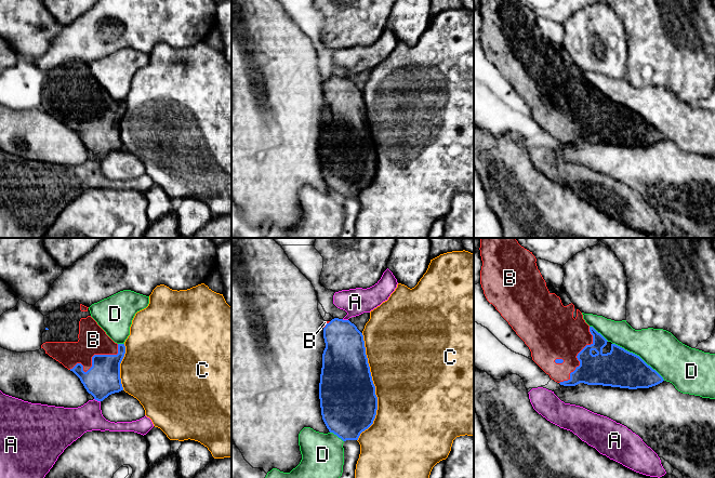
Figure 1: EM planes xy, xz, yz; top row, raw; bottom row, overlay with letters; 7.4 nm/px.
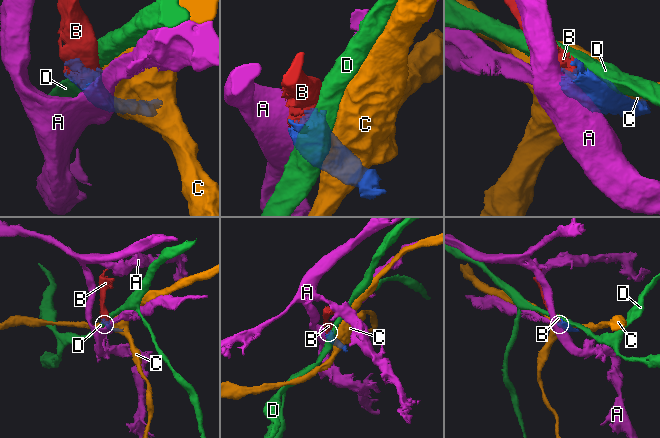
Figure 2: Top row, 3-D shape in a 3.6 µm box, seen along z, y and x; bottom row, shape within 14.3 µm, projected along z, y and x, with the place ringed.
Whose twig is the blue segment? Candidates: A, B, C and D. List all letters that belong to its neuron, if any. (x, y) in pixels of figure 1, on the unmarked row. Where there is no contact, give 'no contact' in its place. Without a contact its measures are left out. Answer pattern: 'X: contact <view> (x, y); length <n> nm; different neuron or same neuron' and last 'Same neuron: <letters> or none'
A: contact xy (97, 158); length 50 nm; different neuron
B: contact xy (92, 115); length 420 nm; same neuron
C: contact xz (374, 145); length 800 nm; different neuron
D: contact yz (638, 114); length 480 nm; different neuron
Same neuron: B

